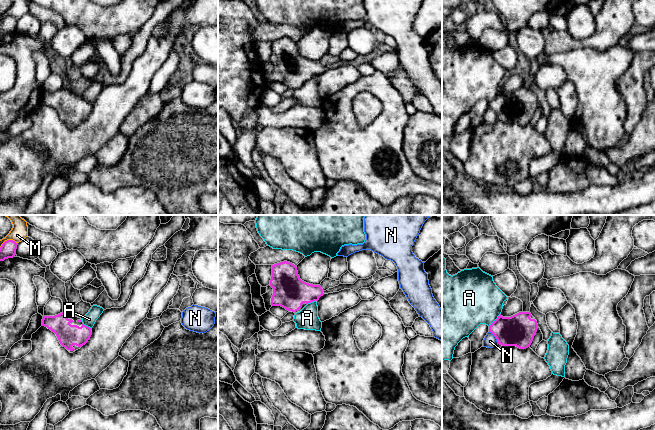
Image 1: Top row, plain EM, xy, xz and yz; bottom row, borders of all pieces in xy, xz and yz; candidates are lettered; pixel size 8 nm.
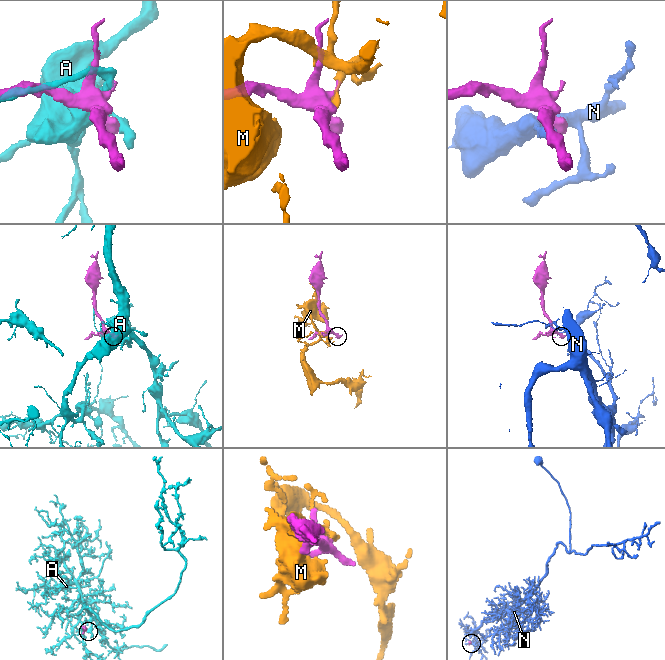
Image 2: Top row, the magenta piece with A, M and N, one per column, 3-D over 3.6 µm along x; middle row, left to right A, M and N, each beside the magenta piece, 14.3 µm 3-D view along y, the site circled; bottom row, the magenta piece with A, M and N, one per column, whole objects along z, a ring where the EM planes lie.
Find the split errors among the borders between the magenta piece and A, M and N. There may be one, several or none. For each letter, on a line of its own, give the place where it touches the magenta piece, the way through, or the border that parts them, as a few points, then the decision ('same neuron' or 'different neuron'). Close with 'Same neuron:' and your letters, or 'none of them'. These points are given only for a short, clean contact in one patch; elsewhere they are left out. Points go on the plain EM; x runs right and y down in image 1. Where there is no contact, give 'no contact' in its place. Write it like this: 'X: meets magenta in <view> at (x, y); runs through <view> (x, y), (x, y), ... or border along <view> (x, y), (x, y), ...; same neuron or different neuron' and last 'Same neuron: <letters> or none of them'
A: meets magenta in yz at (495, 96); different neuron
M: meets magenta in xy at (8, 16); different neuron
N: meets magenta in yz at (495, 112); border along yz (489, 107), (498, 119); different neuron
Same neuron: none of them

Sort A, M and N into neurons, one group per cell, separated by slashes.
A / M / N

